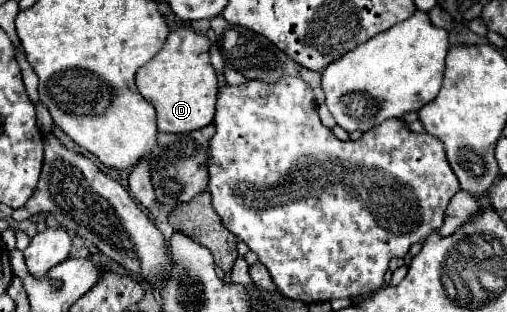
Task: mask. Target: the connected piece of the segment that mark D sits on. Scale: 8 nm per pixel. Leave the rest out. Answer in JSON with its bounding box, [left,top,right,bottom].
[137,29,219,133]

